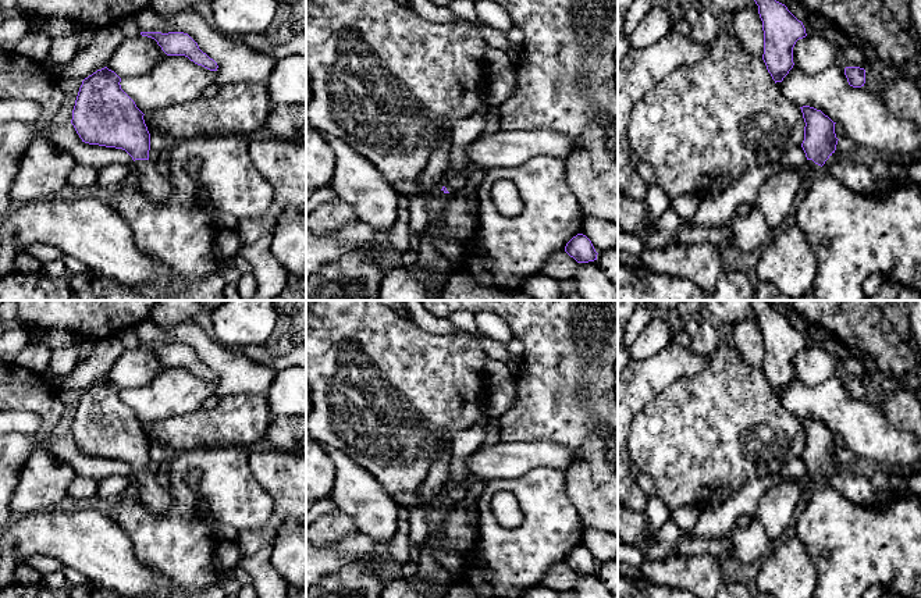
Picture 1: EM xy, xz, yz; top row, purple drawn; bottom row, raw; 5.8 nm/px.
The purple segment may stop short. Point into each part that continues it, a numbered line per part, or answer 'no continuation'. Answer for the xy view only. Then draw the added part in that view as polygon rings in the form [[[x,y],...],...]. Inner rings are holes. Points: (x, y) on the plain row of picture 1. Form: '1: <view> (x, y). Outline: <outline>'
1: xy (157, 499). Outline: [[[135,471],[132,474],[132,478],[135,481],[135,490],[141,498],[141,501],[145,503],[145,506],[153,512],[166,515],[171,505],[173,498],[168,492],[168,490],[163,488],[156,481],[156,474],[152,471]]]

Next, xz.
1: xz (455, 494). Outline: [[[469,484],[451,487],[444,492],[444,498],[447,499],[448,503],[458,503],[466,499],[467,487]]]

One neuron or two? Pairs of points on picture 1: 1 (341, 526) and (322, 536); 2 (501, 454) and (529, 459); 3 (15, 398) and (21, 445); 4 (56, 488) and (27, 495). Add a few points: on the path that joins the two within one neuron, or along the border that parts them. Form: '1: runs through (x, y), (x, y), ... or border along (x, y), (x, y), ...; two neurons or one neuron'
1: runs through (337, 526), (331, 526), (326, 531); one neuron
2: runs through (508, 458), (522, 458); one neuron
3: border along (54, 433), (43, 441), (35, 434); two neurons
4: runs through (49, 488), (39, 488), (34, 493); one neuron

